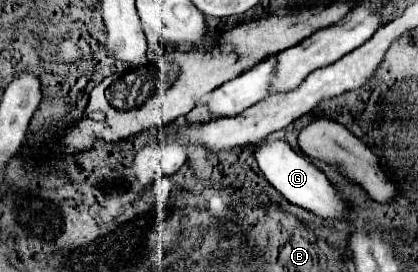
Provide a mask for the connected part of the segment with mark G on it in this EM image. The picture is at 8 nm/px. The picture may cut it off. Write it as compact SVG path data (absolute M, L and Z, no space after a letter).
M265 138L263 142L253 146L253 156L261 168L261 172L265 174L265 178L291 202L297 204L305 210L311 210L313 214L321 216L321 218L341 218L347 216L345 210L345 202L341 200L341 196L337 194L337 190L333 188L333 184L327 180L327 176L305 156L299 154L297 150L293 150L285 140L273 140L273 138Z

